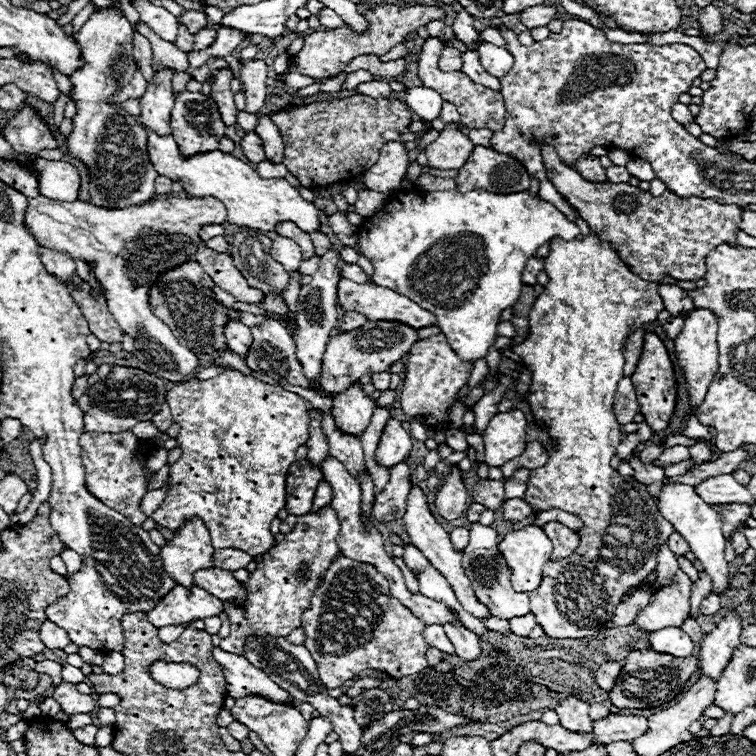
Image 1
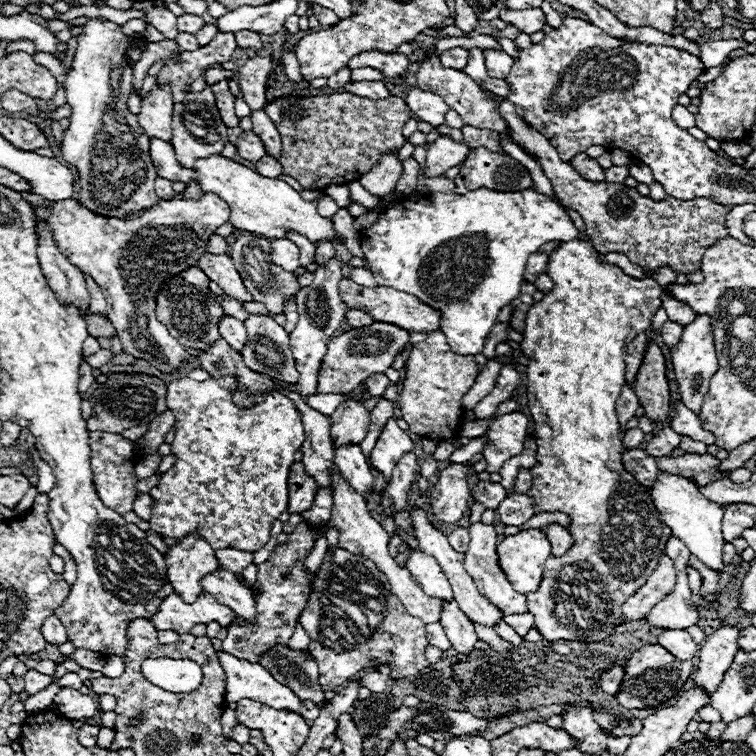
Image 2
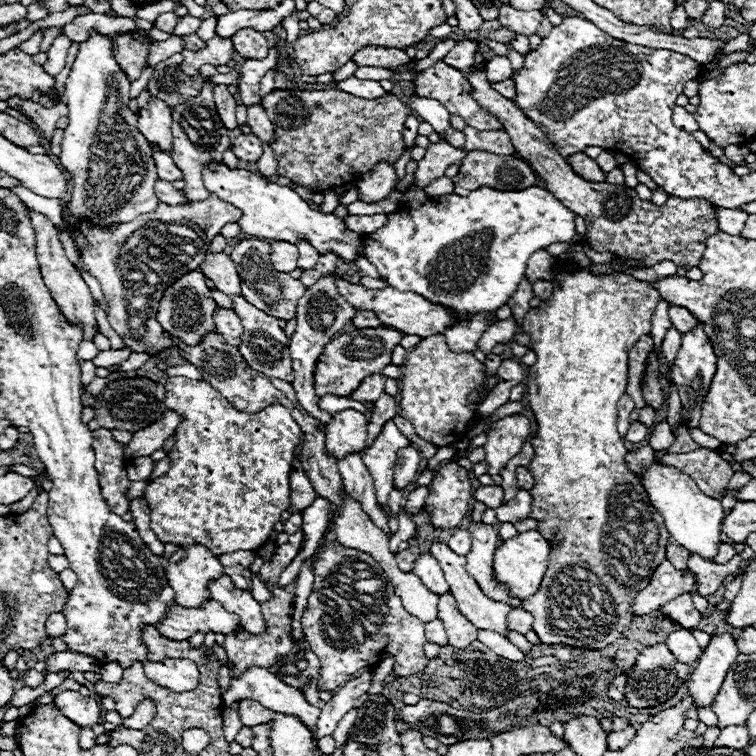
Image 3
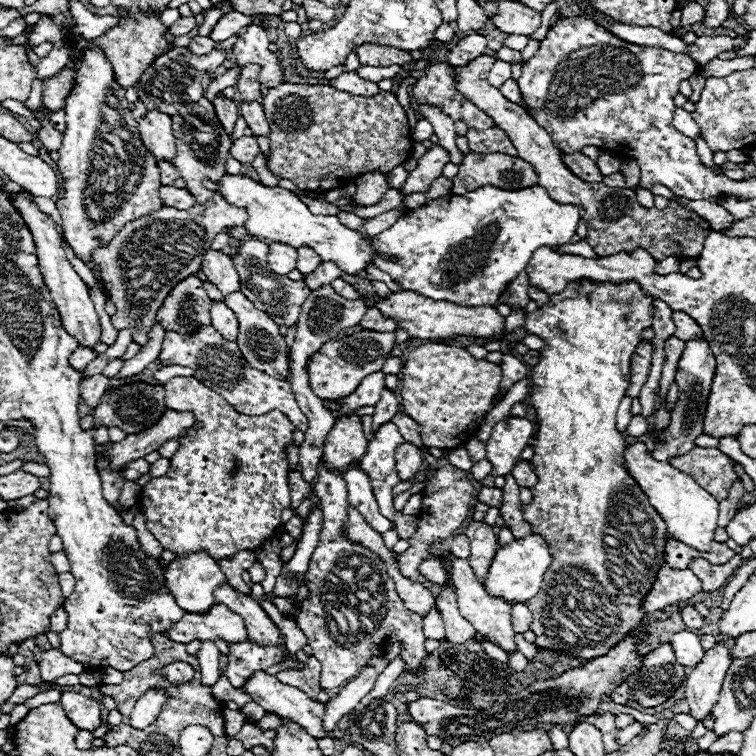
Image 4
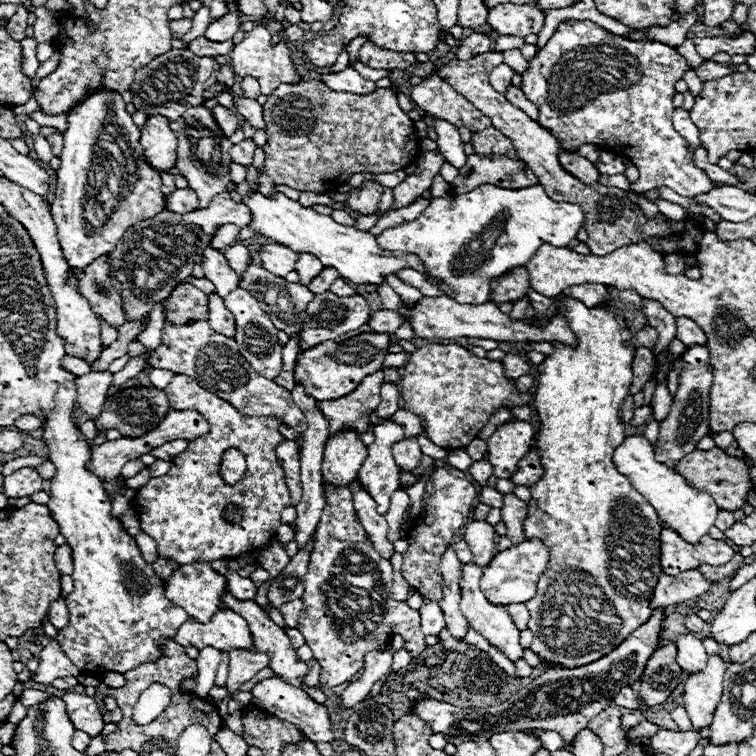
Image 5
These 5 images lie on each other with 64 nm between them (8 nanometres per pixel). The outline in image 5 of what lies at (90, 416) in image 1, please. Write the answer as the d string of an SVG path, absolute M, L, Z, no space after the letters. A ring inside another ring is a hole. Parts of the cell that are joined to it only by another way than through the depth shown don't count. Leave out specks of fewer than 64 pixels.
M136 386L136 388L124 388L120 392L116 392L114 396L106 398L104 410L102 410L102 414L94 422L96 422L98 430L116 428L116 430L120 430L122 436L138 438L138 436L154 430L162 422L162 418L166 416L168 410L170 410L170 406L168 406L168 398L166 398L164 390Z

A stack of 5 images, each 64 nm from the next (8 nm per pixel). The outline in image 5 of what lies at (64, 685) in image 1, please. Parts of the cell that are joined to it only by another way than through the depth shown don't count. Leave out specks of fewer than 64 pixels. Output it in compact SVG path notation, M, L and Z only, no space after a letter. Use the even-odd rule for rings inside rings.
M68 692L62 696L62 700L66 702L68 718L72 720L76 730L82 730L90 736L96 736L102 732L102 728L104 728L102 712L98 708L98 702L92 696Z

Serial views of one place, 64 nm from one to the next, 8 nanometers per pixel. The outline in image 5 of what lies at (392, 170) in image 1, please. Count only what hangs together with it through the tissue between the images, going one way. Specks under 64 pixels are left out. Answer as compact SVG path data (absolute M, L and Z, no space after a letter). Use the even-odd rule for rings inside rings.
M366 180L362 186L354 188L350 198L346 200L346 204L360 212L360 214L370 214L370 212L376 212L378 210L378 204L380 204L380 196L382 196L382 190L384 186L378 184L378 182L372 182L372 180Z

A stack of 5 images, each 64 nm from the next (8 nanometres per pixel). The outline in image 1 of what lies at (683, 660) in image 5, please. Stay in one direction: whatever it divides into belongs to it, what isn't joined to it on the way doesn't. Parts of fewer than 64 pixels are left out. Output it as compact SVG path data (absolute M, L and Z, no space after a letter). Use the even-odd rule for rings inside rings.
M668 626L668 628L660 628L650 632L648 636L648 648L656 650L656 652L666 652L678 658L686 658L694 654L694 642L688 634L684 634L680 628Z

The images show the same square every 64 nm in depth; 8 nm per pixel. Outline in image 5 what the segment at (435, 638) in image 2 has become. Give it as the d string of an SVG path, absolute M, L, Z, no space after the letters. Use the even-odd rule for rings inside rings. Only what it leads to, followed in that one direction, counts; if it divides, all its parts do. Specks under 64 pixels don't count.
M434 600L426 602L418 612L422 618L422 632L426 636L438 636L444 630L444 614L442 614L438 602L434 602Z

